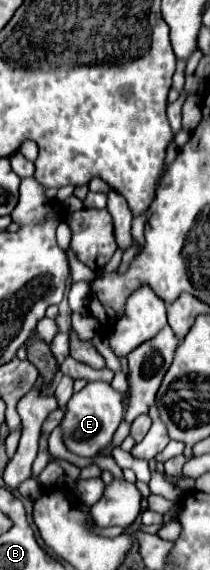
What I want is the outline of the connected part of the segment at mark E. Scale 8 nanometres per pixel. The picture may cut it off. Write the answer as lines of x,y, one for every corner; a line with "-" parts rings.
92,381
82,391
74,393
72,399
66,405
66,415
60,423
64,445
70,453
76,453
80,457
94,457
102,449
106,449
112,443
112,437
124,419
124,407
122,397
118,391
114,391
104,381

